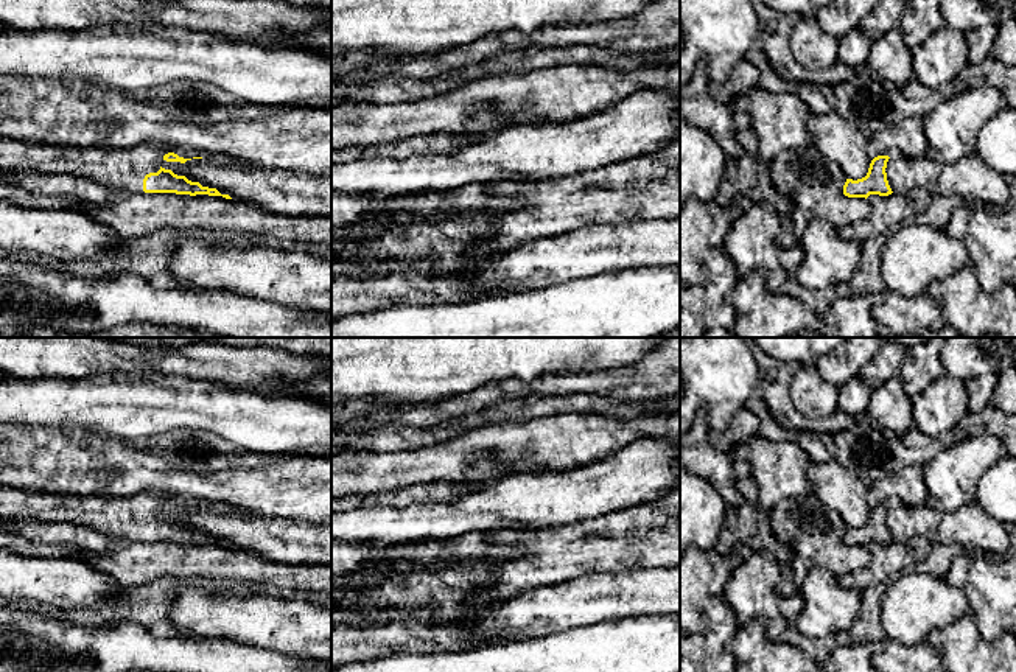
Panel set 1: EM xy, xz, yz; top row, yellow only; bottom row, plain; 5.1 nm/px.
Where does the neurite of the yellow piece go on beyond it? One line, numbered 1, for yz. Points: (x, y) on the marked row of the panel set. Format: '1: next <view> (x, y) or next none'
1: next none

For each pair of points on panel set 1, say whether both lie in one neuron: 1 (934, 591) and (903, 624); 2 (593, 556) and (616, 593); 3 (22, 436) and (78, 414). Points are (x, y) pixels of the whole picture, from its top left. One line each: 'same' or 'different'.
1: same
2: different
3: different

